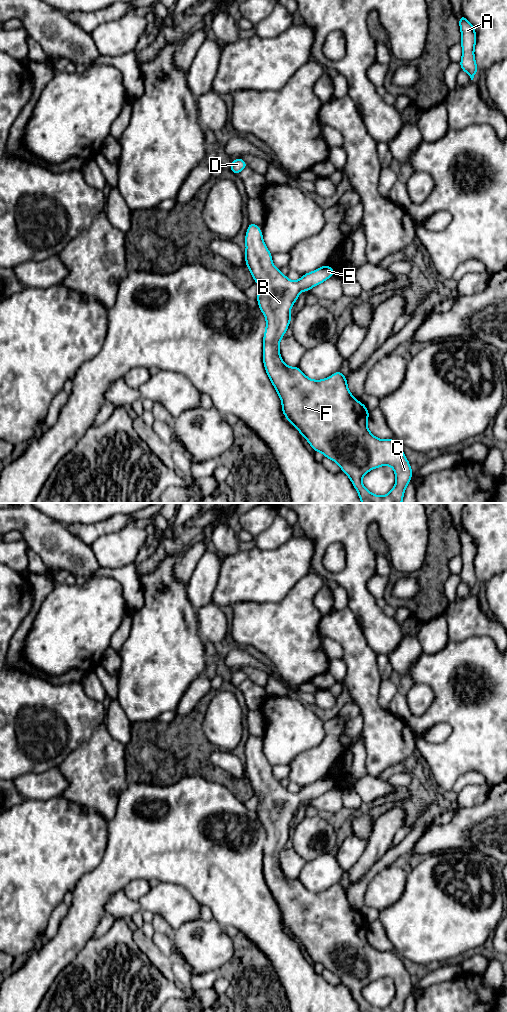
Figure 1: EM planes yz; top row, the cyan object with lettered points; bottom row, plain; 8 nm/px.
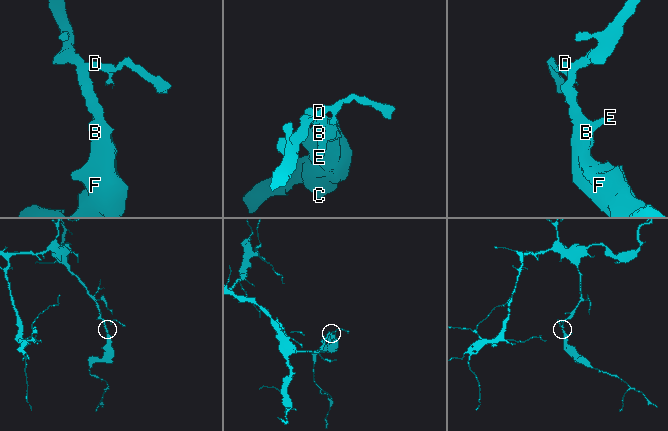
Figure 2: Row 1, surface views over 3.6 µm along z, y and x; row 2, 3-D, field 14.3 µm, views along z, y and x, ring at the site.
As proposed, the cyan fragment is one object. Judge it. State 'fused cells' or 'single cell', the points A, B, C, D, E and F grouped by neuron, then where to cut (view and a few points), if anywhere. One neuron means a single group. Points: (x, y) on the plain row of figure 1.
single cell; groups A B C D E F; cut none

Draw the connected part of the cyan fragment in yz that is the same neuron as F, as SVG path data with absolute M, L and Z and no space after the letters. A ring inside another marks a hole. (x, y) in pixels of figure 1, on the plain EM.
M249 734L245 748L245 774L258 795L259 804L256 809L259 820L266 830L266 842L263 849L263 875L266 885L277 903L282 924L311 957L313 963L321 964L324 969L336 974L343 985L351 992L357 1002L360 1012L403 1012L405 1001L411 992L413 984L403 962L395 951L382 952L368 941L369 923L350 904L346 888L336 883L330 889L322 892L309 891L299 879L286 877L279 863L279 856L292 832L290 822L298 811L301 803L309 803L329 791L335 782L322 778L317 782L302 787L298 793L291 793L276 780L272 774L272 766L267 761L261 740ZM388 977L393 980L396 996L385 1008L369 1004L362 995L362 989L370 982Z

